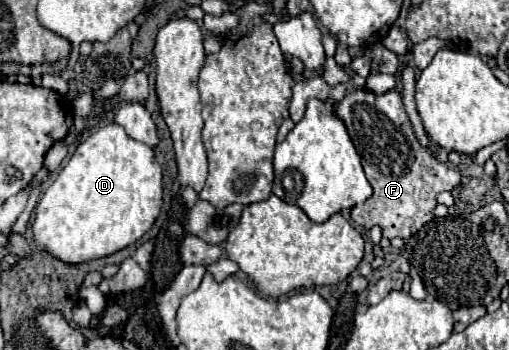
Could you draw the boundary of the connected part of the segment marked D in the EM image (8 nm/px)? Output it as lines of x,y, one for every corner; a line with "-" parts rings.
109,123
91,133
81,145
77,145
69,163
57,175
57,179
45,189
41,201
35,207
31,229
41,249
65,263
83,263
111,255
127,245
137,243
157,221
163,205
163,173
155,161
155,153
145,143
131,139
117,123

